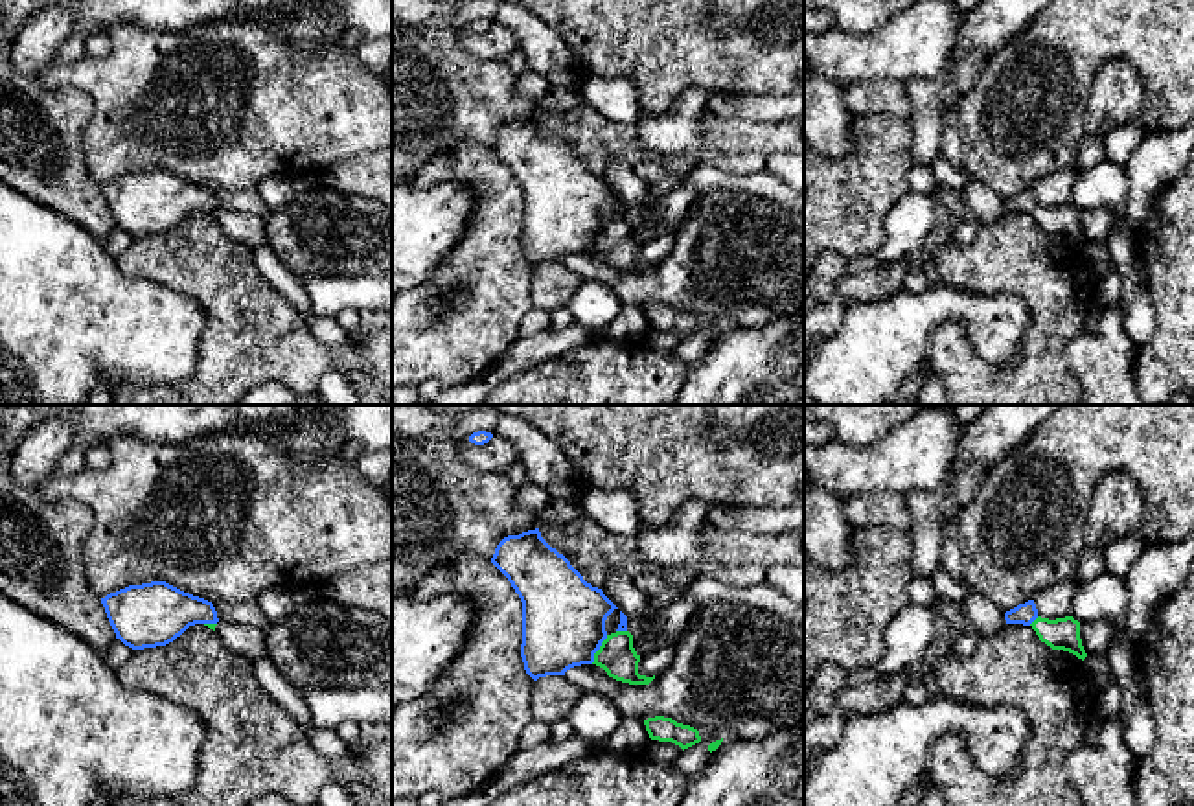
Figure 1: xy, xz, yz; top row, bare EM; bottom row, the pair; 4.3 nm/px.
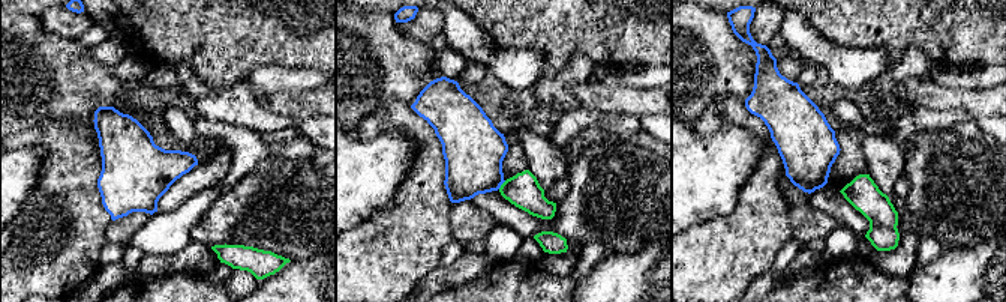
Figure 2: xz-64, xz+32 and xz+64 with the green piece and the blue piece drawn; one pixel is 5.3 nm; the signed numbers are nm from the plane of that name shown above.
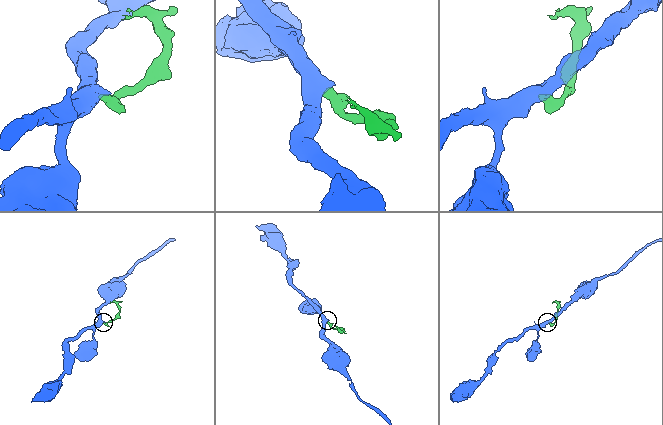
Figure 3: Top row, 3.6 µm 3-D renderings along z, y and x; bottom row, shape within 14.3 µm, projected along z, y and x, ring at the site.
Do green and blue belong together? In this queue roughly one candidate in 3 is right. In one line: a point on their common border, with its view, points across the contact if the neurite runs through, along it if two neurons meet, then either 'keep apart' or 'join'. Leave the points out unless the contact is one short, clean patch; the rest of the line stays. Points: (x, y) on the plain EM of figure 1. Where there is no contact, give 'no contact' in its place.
meets green in xz at (598, 238); border along xz (608, 223), (591, 251); keep apart

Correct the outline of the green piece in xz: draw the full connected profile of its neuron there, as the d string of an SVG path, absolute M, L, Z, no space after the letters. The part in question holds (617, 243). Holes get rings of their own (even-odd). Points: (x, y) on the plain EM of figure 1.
M616 219L607 223L600 237L594 241L596 254L603 256L609 265L629 272L649 272L653 265L638 261L640 243L633 236L633 223L629 219Z

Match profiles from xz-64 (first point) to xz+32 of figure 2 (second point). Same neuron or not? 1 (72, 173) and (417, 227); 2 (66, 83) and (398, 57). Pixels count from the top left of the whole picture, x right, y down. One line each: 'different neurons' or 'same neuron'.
1: same neuron
2: same neuron

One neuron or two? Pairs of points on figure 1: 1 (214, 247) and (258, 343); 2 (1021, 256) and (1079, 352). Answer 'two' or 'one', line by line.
1: one
2: two

